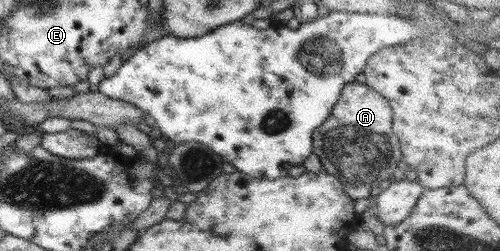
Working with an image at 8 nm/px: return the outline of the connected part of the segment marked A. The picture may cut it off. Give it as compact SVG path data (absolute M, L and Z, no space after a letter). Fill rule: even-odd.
M345 84L330 117L313 132L312 150L321 160L323 170L343 183L352 200L367 198L375 205L377 195L370 195L371 189L393 175L397 162L403 160L399 140L392 130L389 100L367 84Z

